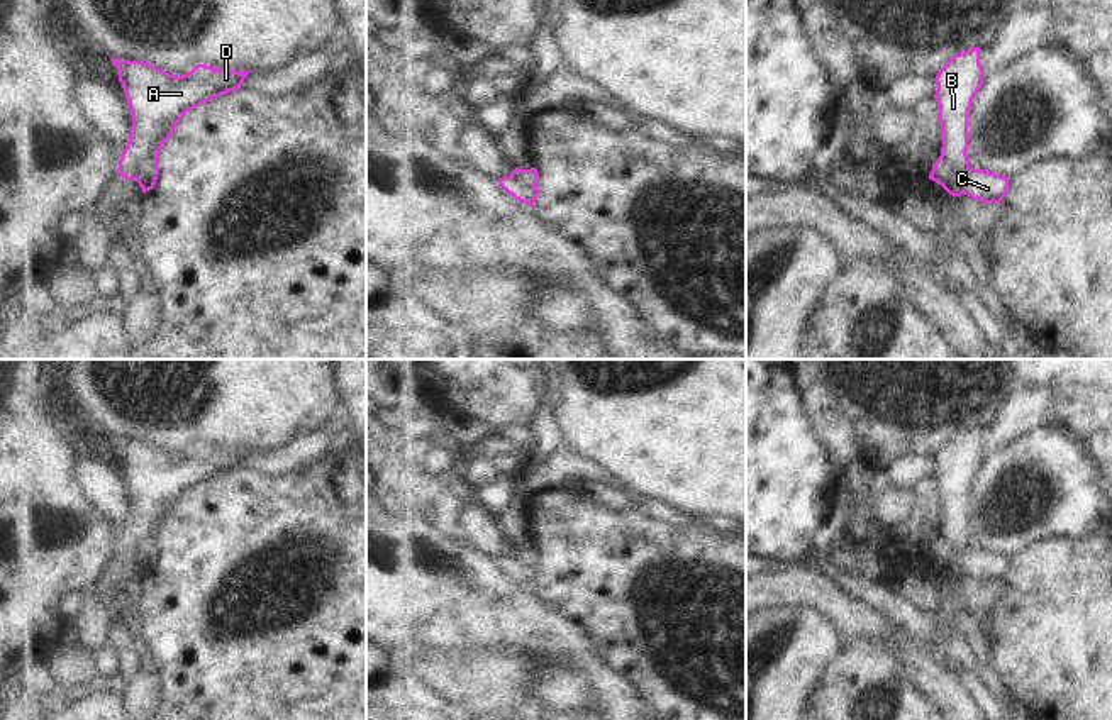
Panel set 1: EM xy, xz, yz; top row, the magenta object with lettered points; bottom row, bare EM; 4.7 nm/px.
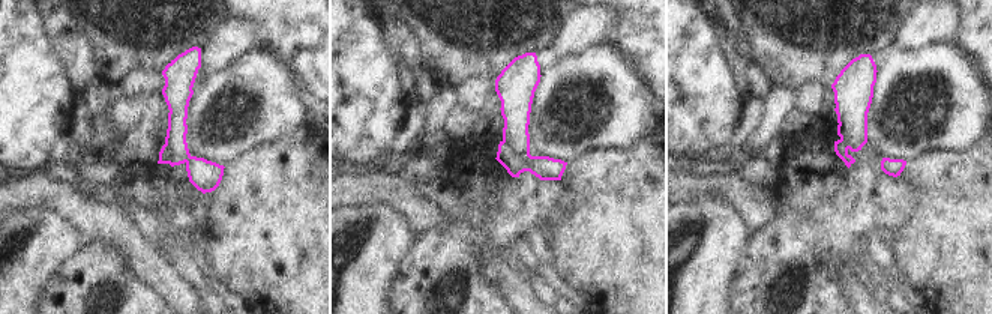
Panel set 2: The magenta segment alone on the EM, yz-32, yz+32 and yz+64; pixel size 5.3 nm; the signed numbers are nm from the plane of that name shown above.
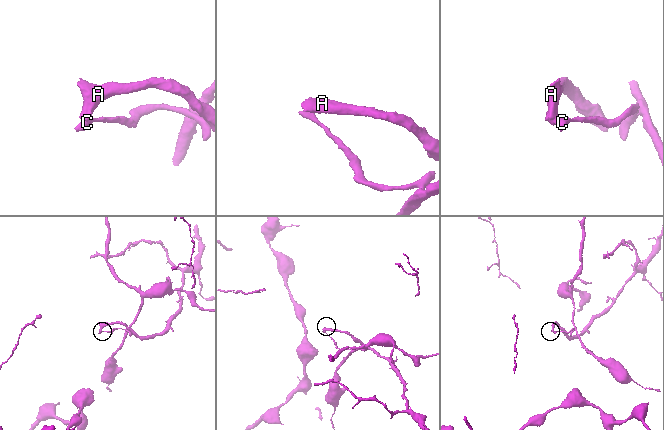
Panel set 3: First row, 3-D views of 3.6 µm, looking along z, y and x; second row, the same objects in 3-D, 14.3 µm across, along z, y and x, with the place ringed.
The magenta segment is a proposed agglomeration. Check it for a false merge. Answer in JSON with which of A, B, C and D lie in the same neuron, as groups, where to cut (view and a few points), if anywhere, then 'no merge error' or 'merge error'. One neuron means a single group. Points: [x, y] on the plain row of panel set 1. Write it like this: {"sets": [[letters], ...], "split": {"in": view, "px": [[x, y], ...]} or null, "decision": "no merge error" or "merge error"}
{"sets": [["A", "B", "D"], ["C"]], "split": {"in": "yz", "px": [[941, 534], [956, 551], [970, 548]]}, "decision": "merge error"}

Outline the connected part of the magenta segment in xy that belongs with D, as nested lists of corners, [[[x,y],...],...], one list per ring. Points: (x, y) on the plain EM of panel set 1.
[[[112,437],[132,490],[132,513],[119,539],[119,554],[136,559],[139,546],[158,537],[183,495],[220,474],[239,469],[251,451],[197,444],[181,456],[144,440]]]

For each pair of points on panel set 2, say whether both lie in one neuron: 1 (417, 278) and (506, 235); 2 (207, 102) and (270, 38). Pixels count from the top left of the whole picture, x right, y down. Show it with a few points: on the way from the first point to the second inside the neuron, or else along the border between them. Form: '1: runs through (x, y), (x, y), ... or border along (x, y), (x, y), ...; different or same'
1: runs through (440, 265), (468, 236), (483, 236); same
2: border along (252, 47), (269, 51), (287, 69); different

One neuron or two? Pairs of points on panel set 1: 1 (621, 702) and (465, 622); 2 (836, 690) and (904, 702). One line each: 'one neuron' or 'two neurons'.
1: one neuron
2: one neuron

